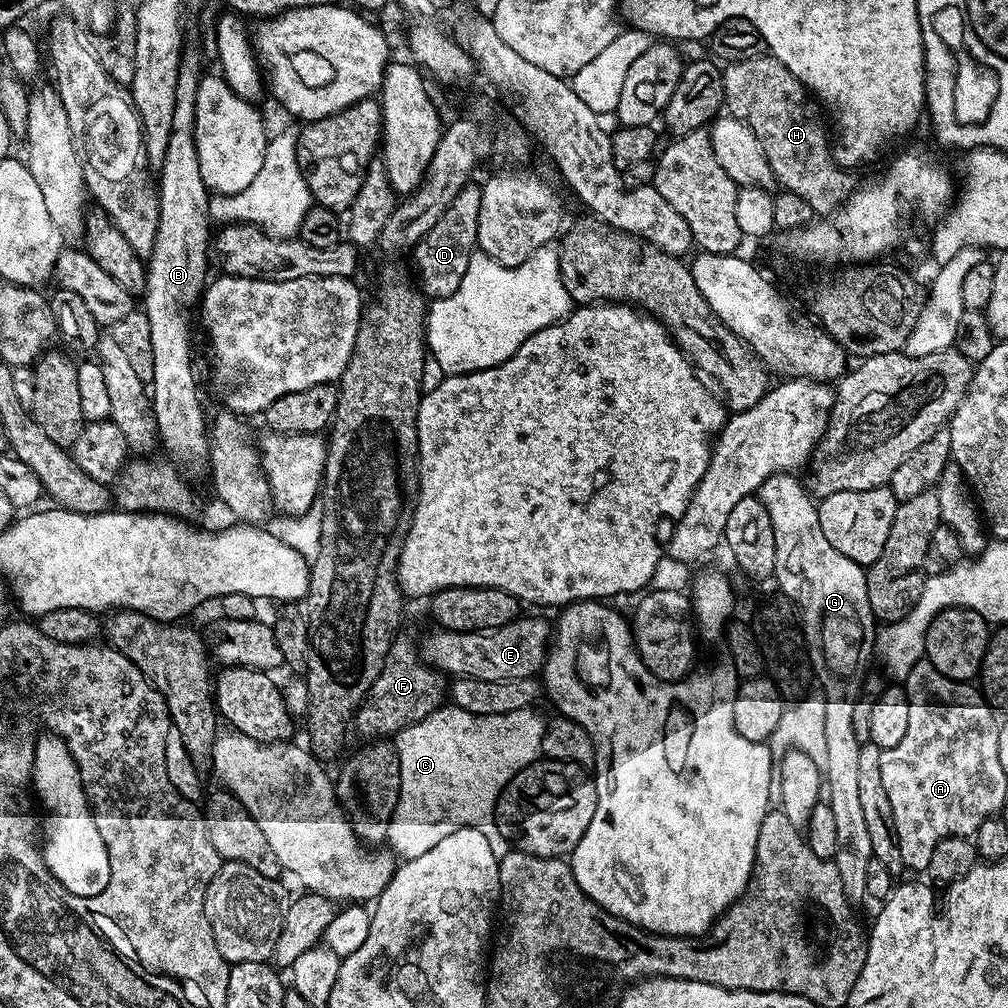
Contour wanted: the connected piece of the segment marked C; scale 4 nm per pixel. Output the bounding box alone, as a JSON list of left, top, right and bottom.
[387,706,545,860]

